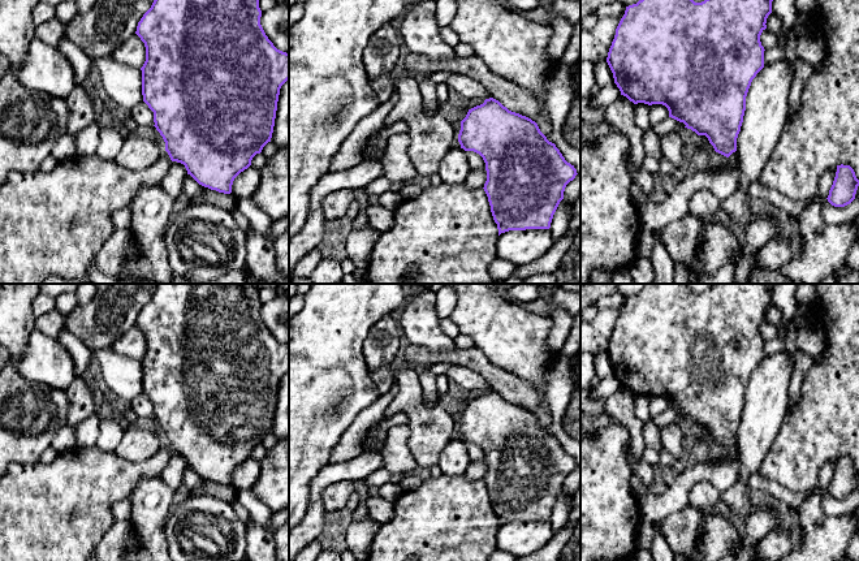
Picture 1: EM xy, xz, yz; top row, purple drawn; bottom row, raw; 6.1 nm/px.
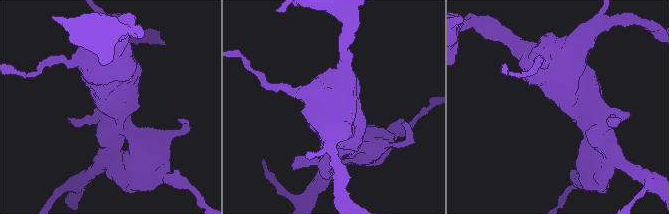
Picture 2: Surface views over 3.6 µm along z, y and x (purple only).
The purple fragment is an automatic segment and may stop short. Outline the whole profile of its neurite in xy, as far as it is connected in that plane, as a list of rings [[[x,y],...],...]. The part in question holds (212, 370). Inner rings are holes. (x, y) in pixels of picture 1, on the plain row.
[[[157,284],[135,323],[146,338],[146,353],[141,359],[143,393],[154,404],[154,418],[165,433],[165,443],[172,453],[184,456],[187,466],[199,476],[224,486],[232,484],[234,470],[247,461],[252,449],[271,433],[280,380],[289,371],[289,345],[277,341],[268,331],[260,316],[260,308],[259,289],[252,284]]]

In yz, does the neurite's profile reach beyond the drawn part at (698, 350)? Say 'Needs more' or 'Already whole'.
Already whole

